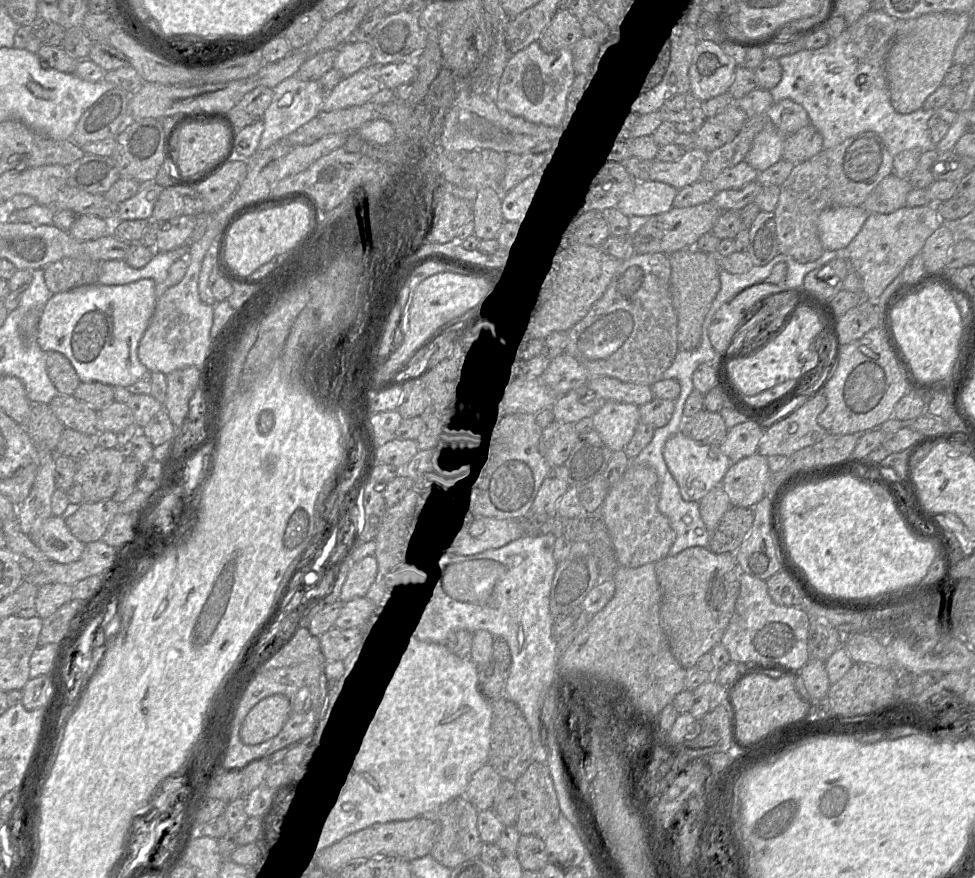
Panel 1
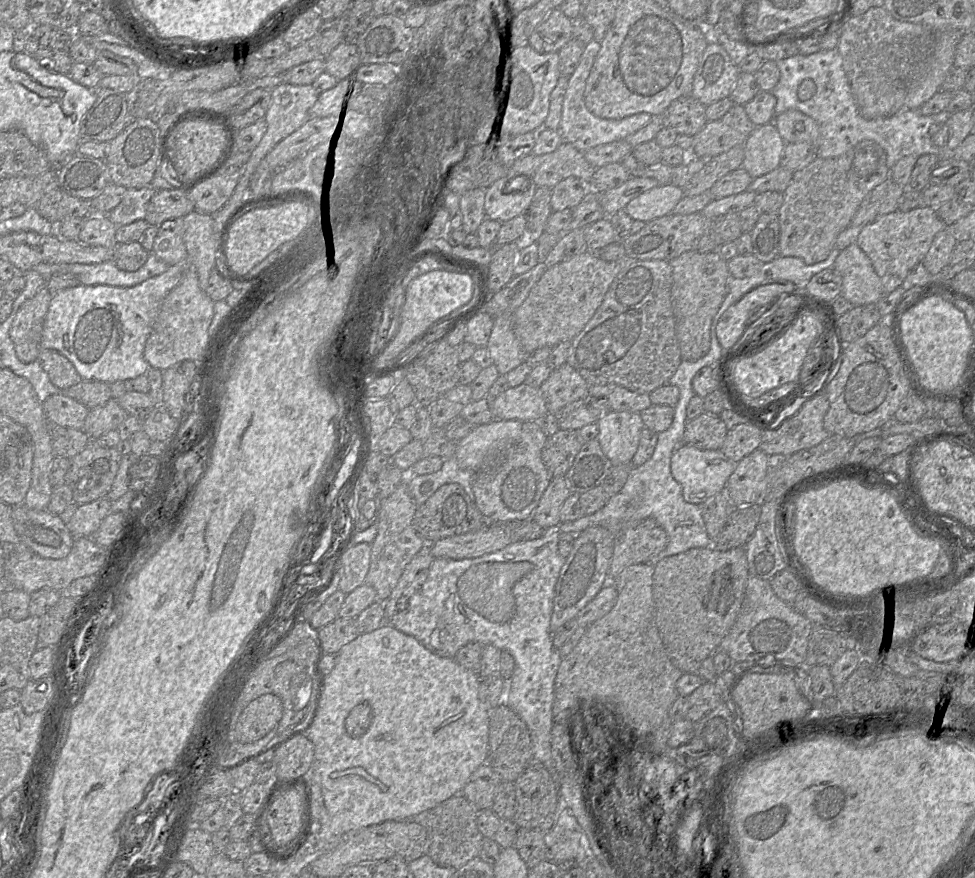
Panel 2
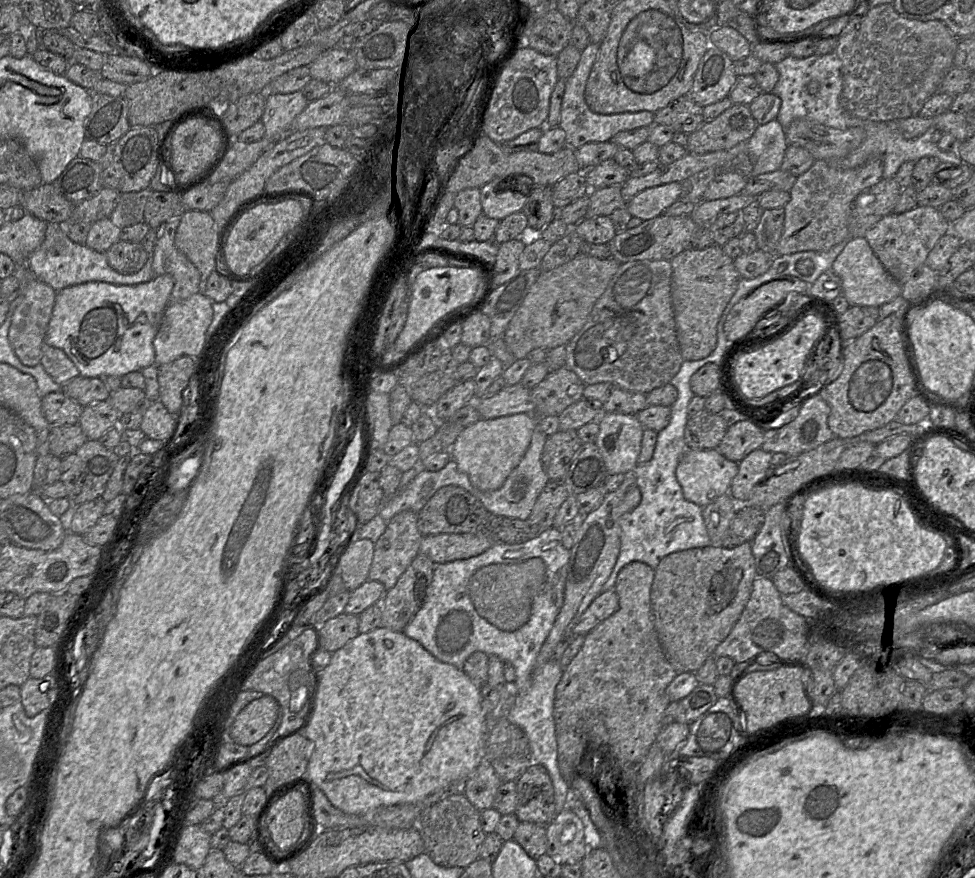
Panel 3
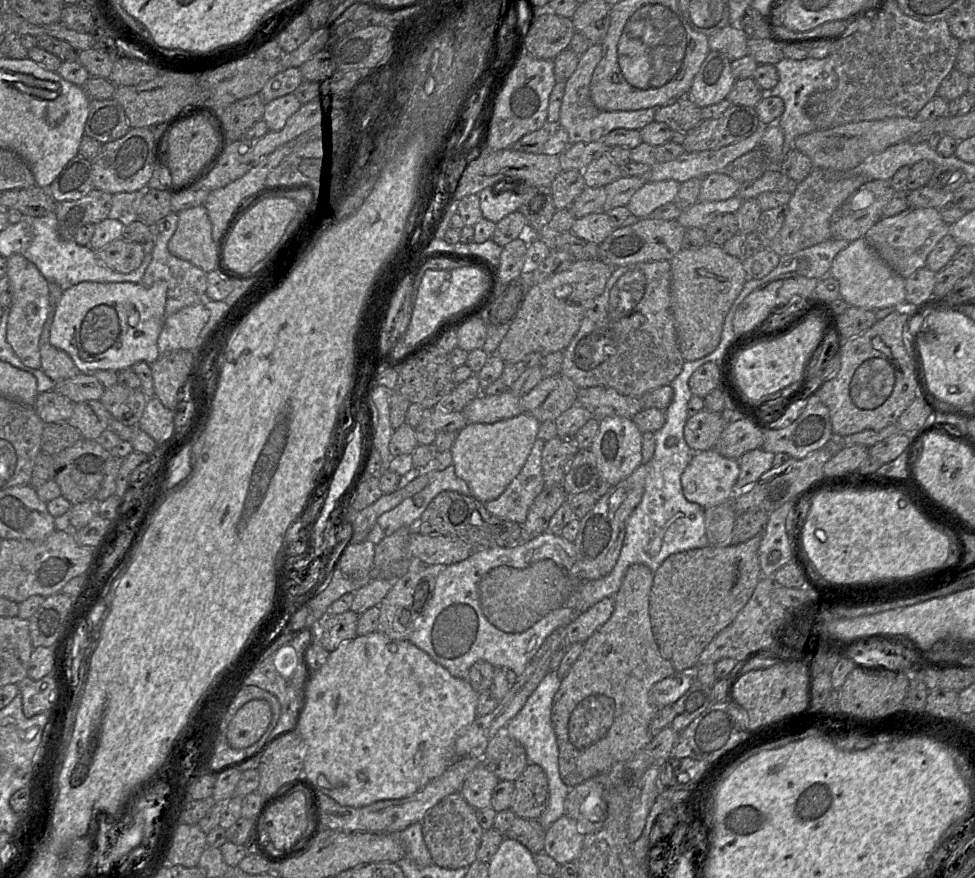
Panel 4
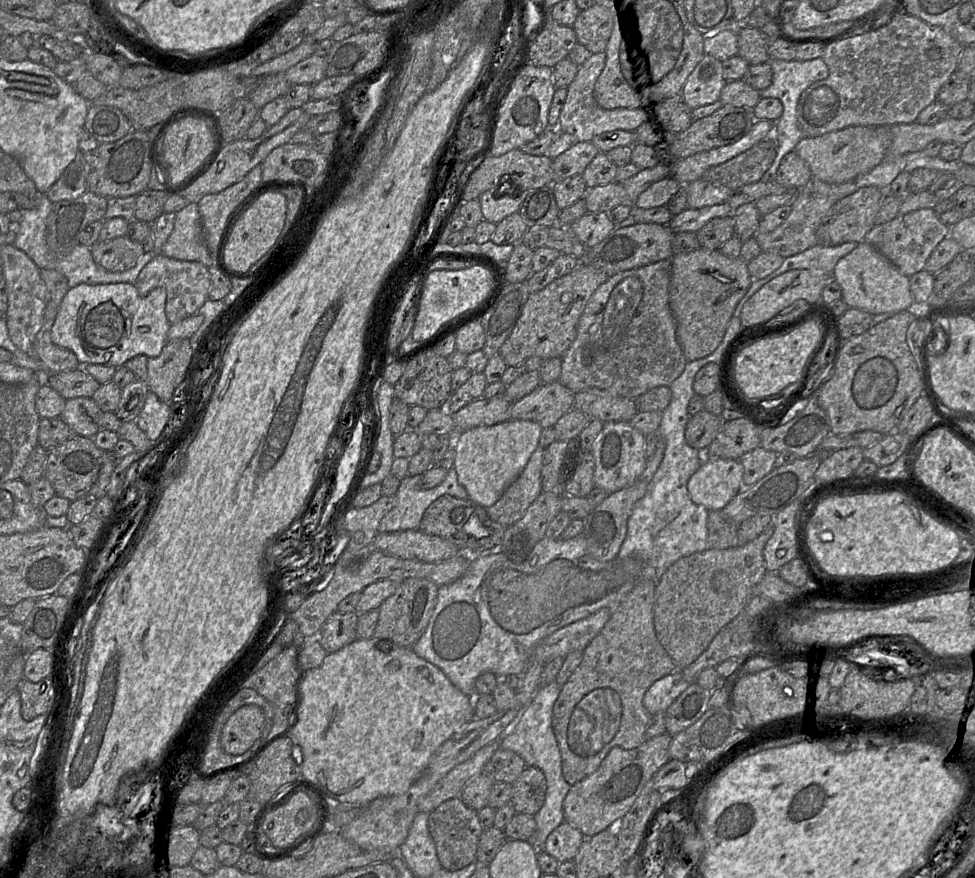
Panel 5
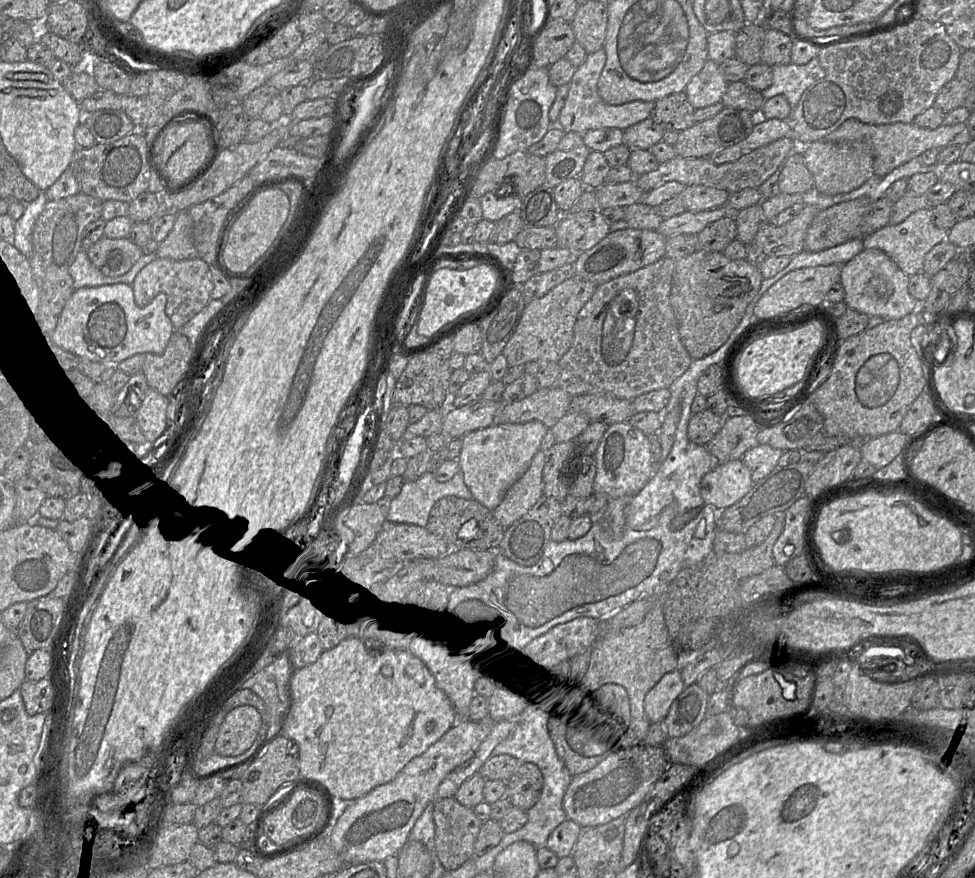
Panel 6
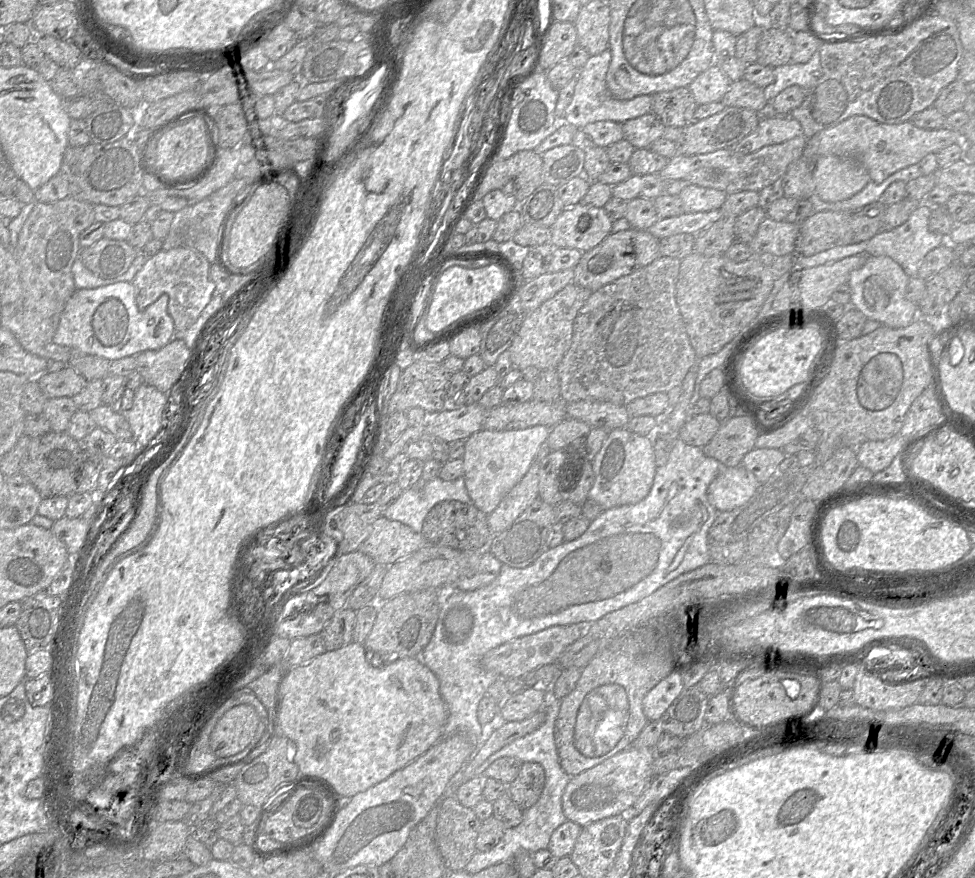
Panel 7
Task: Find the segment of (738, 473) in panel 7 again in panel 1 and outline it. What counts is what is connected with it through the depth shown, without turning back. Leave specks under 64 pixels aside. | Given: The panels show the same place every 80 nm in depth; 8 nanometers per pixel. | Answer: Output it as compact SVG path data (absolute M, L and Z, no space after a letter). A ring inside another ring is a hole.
M682 432L666 442L663 455L685 501L700 501L713 488L721 485L724 476L733 464L720 447L699 444Z

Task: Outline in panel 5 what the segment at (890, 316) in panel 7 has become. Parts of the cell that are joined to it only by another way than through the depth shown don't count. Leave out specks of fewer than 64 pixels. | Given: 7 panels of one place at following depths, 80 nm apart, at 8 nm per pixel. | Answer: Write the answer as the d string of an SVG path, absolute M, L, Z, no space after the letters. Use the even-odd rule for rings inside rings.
M865 241L858 243L853 251L837 262L832 278L841 286L842 300L850 308L858 308L873 315L898 313L916 308L909 277L904 275L873 245Z

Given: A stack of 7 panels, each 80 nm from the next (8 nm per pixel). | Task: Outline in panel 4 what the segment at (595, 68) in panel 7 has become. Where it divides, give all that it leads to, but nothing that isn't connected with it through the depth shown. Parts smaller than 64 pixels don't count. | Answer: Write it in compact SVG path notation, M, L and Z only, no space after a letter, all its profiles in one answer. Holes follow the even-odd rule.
M601 44L591 45L585 53L579 56L575 71L565 81L565 90L560 106L558 126L567 132L570 144L598 141L615 129L633 129L640 131L646 125L654 121L655 109L602 111L594 105L590 96L590 82L593 72L601 59L601 55Z

